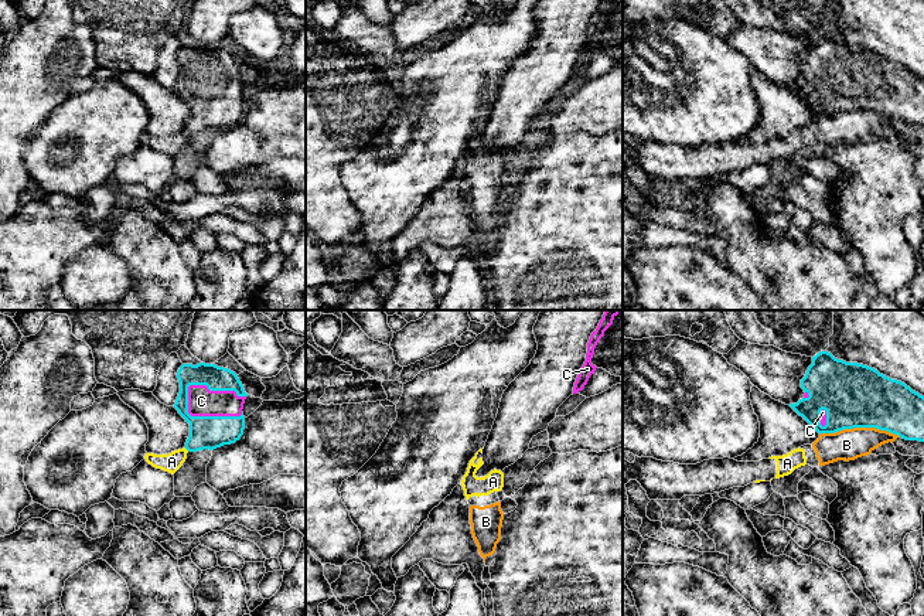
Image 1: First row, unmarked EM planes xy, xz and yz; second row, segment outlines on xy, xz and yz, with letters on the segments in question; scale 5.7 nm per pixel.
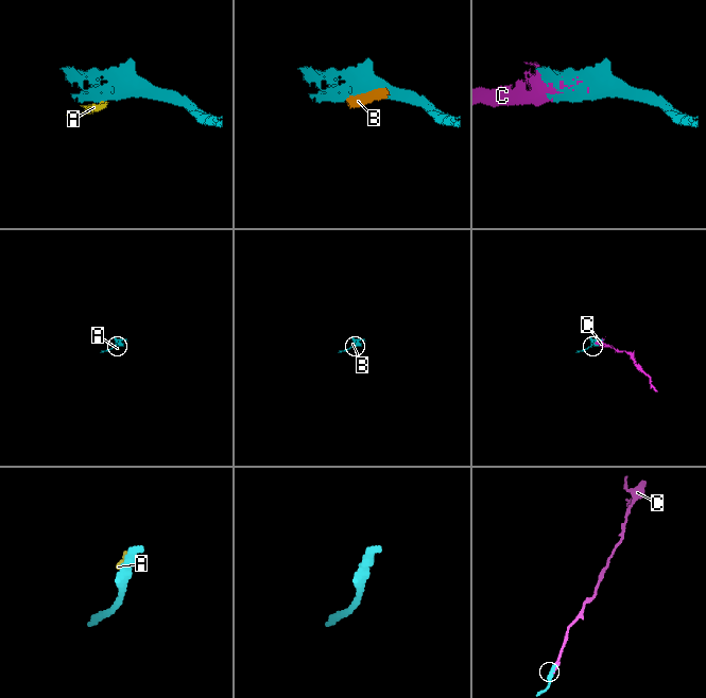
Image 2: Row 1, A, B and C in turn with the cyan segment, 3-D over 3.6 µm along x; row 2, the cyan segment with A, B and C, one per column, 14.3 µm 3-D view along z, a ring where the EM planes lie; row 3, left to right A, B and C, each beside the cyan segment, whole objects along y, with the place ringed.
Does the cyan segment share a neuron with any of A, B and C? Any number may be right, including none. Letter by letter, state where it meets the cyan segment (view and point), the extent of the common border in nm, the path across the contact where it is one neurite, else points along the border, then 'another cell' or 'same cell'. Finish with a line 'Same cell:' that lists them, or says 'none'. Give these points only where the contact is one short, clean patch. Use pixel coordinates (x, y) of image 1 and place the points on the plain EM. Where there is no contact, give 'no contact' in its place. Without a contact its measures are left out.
A: contact xy (187, 132); length 40 nm; border xy (184, 130), (188, 133); another cell
B: contact yz (861, 109); length 460 nm; another cell
C: contact xy (204, 67); length 360 nm; same cell
Same cell: C

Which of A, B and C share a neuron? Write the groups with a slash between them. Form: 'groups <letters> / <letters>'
groups A B / C

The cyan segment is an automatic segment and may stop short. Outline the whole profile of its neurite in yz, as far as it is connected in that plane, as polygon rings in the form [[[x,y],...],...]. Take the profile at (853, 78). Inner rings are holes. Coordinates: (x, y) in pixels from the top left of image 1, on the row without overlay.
[[[821,34],[801,71],[804,81],[790,89],[819,118],[876,110],[924,125],[924,79],[872,50]]]

